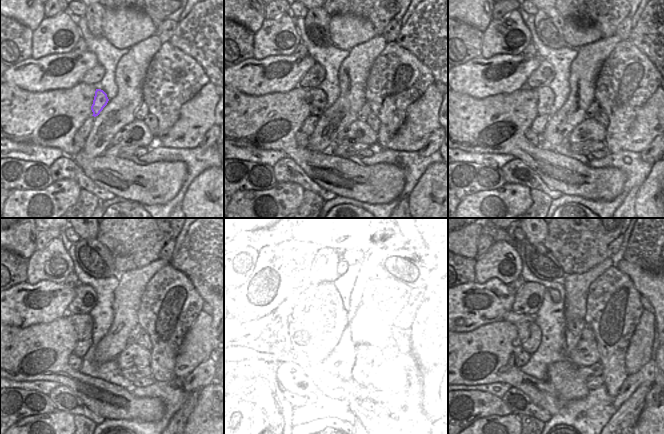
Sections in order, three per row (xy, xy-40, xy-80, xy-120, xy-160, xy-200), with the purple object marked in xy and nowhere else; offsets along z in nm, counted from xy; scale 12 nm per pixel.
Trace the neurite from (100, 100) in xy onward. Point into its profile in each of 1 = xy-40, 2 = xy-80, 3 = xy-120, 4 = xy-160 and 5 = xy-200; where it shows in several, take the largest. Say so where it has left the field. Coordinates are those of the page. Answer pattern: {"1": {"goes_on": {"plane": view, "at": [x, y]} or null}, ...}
{"1": {"goes_on": {"plane": "xy-40", "at": [318, 98]}}, "2": {"goes_on": {"plane": "xy-80", "at": [536, 99]}}, "3": {"goes_on": {"plane": "xy-120", "at": [83, 323]}}, "4": {"goes_on": {"plane": "xy-160", "at": [304, 324]}}, "5": {"goes_on": {"plane": "xy-200", "at": [522, 322]}}}

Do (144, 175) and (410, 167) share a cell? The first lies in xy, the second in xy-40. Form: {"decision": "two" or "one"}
{"decision": "two"}

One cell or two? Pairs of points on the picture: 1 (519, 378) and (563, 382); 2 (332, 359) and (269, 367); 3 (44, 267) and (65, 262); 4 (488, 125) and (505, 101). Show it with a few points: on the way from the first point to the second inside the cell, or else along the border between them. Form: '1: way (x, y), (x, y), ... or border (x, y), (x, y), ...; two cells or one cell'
1: border (546, 380), (563, 399); two cells
2: border (298, 369), (320, 379); two cells
3: way (49, 264), (60, 263); one cell
4: way (494, 119), (504, 107); one cell

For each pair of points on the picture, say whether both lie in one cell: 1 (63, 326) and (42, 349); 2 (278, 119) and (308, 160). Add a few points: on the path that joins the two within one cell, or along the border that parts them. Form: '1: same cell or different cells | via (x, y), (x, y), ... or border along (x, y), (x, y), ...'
1: same cell | via (59, 332), (48, 343)
2: same cell | via (278, 130), (278, 133), (297, 152)

